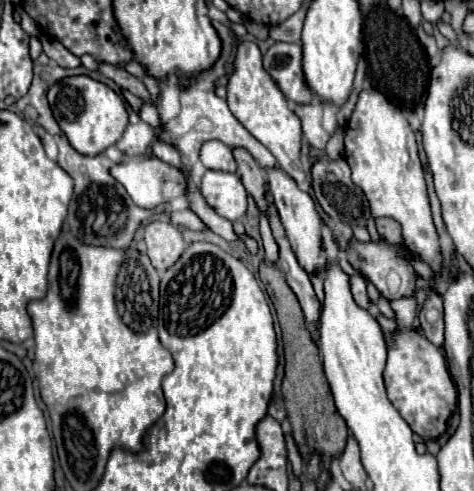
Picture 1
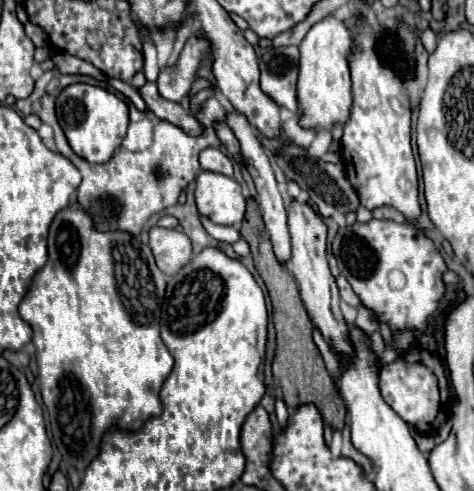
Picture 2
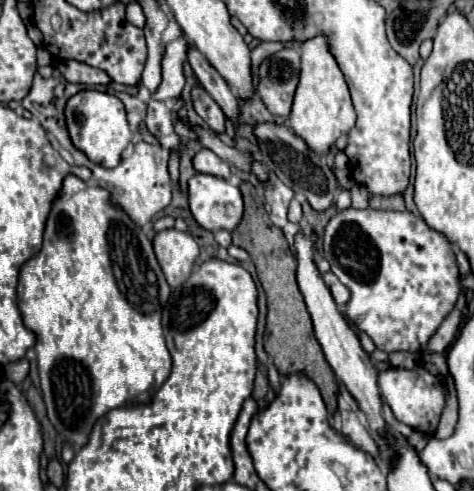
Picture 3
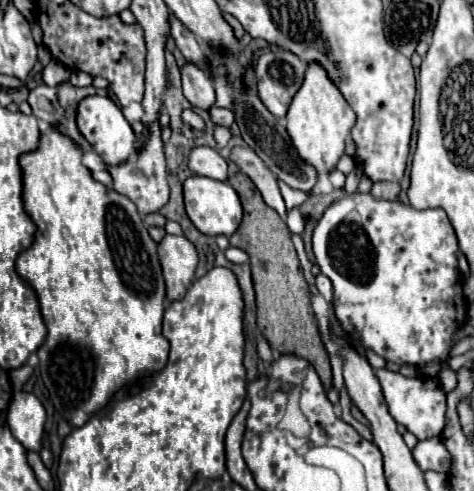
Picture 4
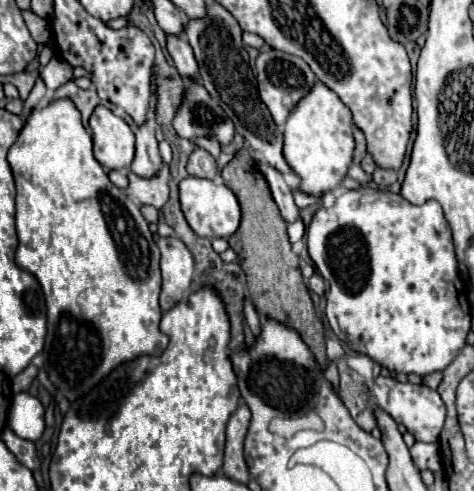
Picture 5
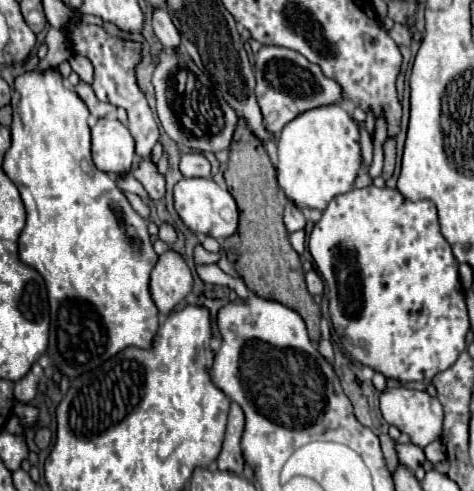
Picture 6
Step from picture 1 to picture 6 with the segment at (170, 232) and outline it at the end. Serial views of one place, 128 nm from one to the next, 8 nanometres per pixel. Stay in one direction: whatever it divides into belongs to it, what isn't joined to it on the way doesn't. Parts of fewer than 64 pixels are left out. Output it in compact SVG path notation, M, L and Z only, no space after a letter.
M174 250L160 254L152 276L150 276L150 294L156 302L160 314L168 314L174 306L192 290L192 272L188 262Z

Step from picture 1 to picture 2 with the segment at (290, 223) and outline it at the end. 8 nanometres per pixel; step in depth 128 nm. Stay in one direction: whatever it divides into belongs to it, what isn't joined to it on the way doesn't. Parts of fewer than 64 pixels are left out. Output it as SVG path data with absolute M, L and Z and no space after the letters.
M290 200L288 202L288 228L290 228L290 238L292 238L292 274L296 276L298 288L302 302L314 322L316 328L320 328L322 336L326 342L340 352L342 356L352 356L352 346L346 340L348 326L344 322L342 310L340 310L340 296L336 288L336 280L330 274L328 258L326 258L326 224L322 222L322 216L308 204L308 202L298 202Z

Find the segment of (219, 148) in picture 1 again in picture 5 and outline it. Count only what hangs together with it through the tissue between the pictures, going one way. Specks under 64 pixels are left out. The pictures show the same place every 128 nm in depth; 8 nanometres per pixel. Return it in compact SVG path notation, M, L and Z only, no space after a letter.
M196 148L196 150L190 154L186 170L188 170L188 174L192 174L192 176L208 178L208 180L216 180L216 178L220 176L216 158L214 158L210 152L202 150L202 148Z

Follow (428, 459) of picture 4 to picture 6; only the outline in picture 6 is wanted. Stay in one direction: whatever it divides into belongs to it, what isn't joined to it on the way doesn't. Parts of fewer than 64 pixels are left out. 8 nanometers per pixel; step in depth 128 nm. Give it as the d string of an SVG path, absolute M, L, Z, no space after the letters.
M398 444L396 452L398 452L400 462L404 462L410 470L416 470L426 462L424 450L420 446L416 446L416 444Z

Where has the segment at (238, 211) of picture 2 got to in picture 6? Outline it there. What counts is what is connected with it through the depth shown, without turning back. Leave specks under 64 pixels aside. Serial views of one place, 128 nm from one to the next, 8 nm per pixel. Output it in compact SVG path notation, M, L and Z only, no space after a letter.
M182 178L174 186L174 206L182 222L194 234L208 234L220 240L232 236L238 228L238 208L232 194L218 186L212 178Z

